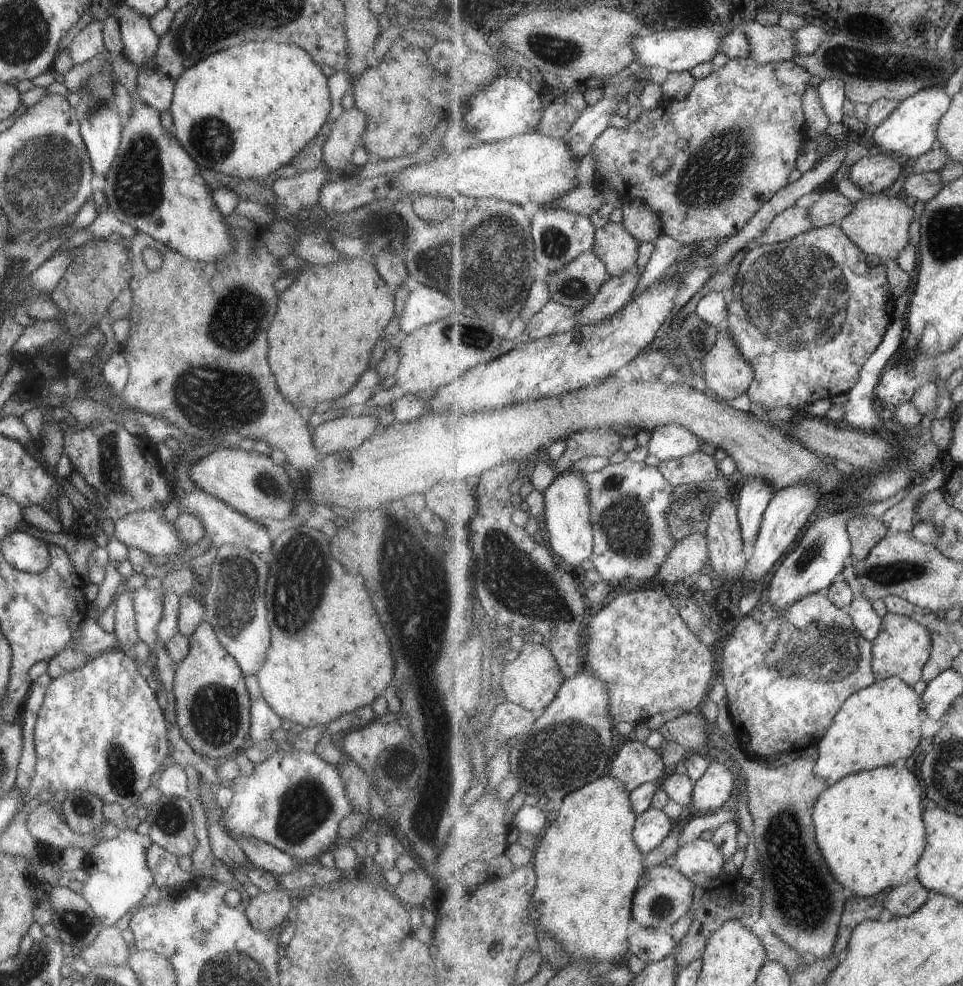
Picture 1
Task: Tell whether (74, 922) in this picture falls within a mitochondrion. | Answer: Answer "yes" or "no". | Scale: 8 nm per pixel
yes

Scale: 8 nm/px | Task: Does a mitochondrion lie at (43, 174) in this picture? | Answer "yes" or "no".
yes

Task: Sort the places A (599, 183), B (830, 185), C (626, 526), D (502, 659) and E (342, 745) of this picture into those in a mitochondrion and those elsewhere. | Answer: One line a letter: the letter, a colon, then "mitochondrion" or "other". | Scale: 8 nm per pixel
A: other
B: other
C: mitochondrion
D: other
E: other

